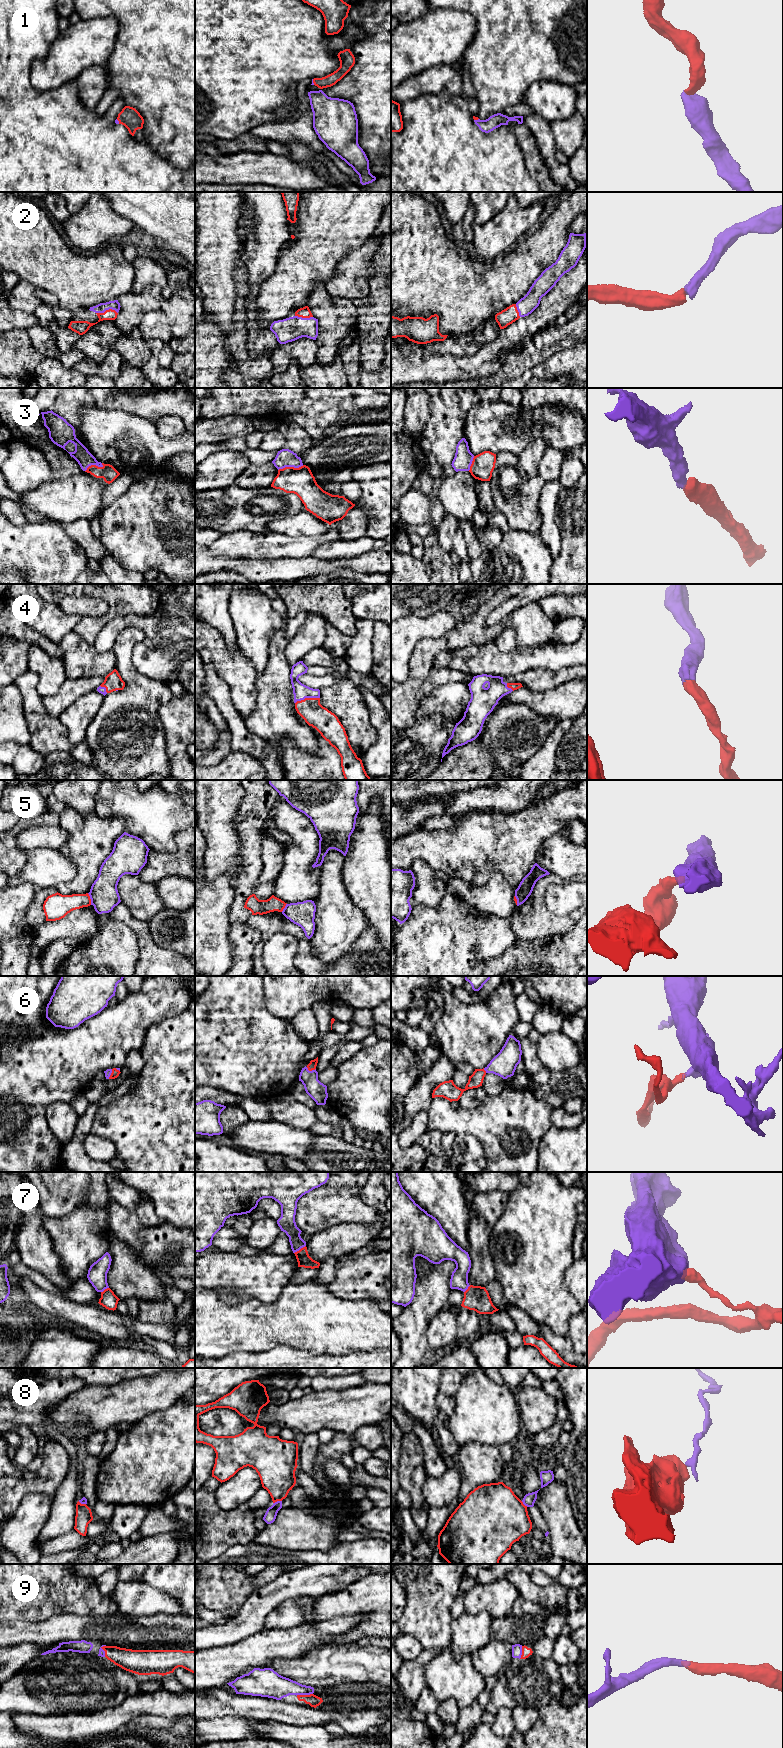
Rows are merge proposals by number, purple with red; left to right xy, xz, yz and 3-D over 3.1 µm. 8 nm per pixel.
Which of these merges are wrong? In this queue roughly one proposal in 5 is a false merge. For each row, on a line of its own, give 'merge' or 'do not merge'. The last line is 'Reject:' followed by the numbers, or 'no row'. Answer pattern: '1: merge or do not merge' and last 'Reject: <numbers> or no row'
1: merge
2: merge
3: merge
4: merge
5: do not merge
6: merge
7: do not merge
8: do not merge
9: merge
Reject: 5, 7, 8

